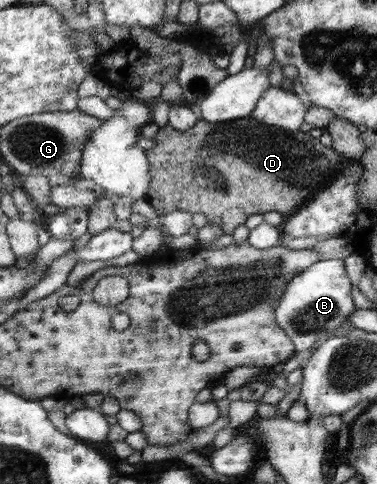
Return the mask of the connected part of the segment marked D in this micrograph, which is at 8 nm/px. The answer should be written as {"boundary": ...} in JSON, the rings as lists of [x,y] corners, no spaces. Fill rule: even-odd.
{"boundary":[[[253,118],[231,120],[231,123],[221,122],[221,153],[217,149],[217,133],[219,124],[197,120],[197,123],[183,133],[170,125],[160,127],[155,137],[155,146],[149,151],[157,155],[149,155],[151,162],[150,173],[154,179],[150,191],[145,197],[153,204],[160,215],[165,216],[175,211],[185,211],[191,214],[204,214],[209,224],[223,228],[231,235],[235,229],[243,226],[246,221],[257,214],[275,211],[283,217],[293,216],[311,198],[329,187],[338,176],[347,157],[343,156],[332,146],[326,147],[319,139],[302,130],[265,125]],[[169,165],[183,165],[187,169],[169,169]]]}

